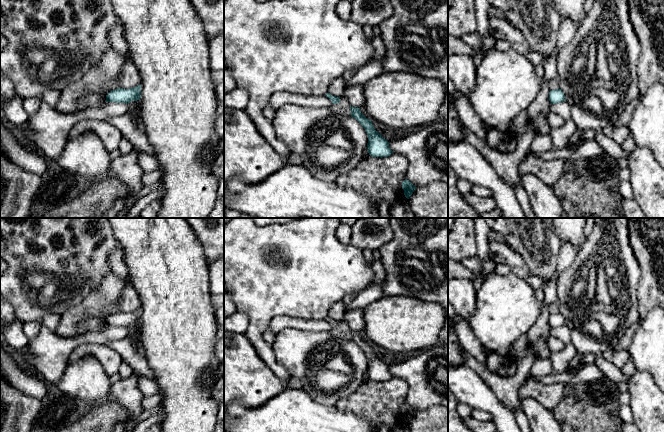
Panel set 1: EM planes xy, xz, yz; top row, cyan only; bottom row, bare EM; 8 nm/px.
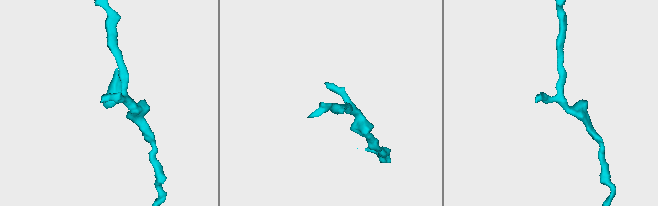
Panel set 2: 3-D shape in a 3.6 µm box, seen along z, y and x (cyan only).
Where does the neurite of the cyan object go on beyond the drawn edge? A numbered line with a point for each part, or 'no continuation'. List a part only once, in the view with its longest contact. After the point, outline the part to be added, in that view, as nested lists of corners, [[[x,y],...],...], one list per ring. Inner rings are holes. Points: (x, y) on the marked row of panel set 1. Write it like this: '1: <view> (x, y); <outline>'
no continuation

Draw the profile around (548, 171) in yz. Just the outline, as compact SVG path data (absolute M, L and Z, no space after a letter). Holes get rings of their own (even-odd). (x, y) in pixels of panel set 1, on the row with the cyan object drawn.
M531 154L523 157L518 169L521 172L537 176L548 186L553 186L562 176L564 170L564 159L543 160Z

